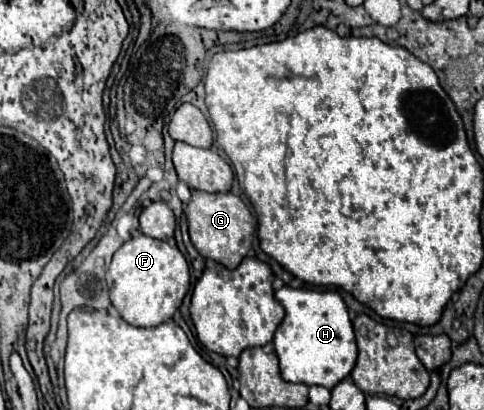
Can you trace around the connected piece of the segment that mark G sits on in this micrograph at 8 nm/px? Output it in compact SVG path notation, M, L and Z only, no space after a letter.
M191 191L191 199L185 207L185 217L189 223L191 243L205 259L213 259L225 265L227 269L235 269L243 261L243 257L247 257L257 221L251 215L249 207L241 201L241 197L233 193Z

